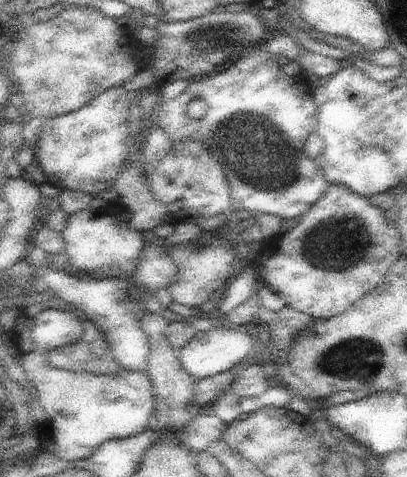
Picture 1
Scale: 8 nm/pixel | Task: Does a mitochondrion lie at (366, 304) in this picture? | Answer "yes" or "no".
no

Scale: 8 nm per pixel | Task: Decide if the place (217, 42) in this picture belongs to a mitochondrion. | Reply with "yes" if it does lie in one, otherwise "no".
yes

